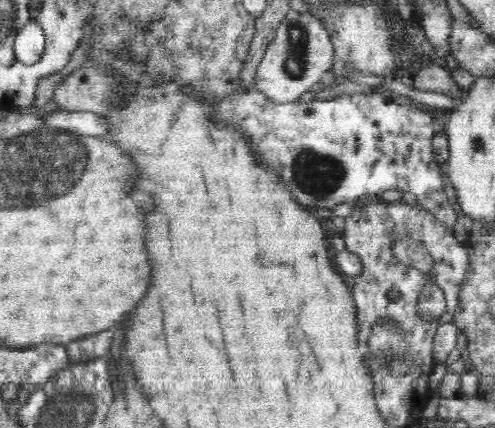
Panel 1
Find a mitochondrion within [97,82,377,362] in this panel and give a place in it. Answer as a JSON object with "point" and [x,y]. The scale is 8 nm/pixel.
{"point":[317,175]}

